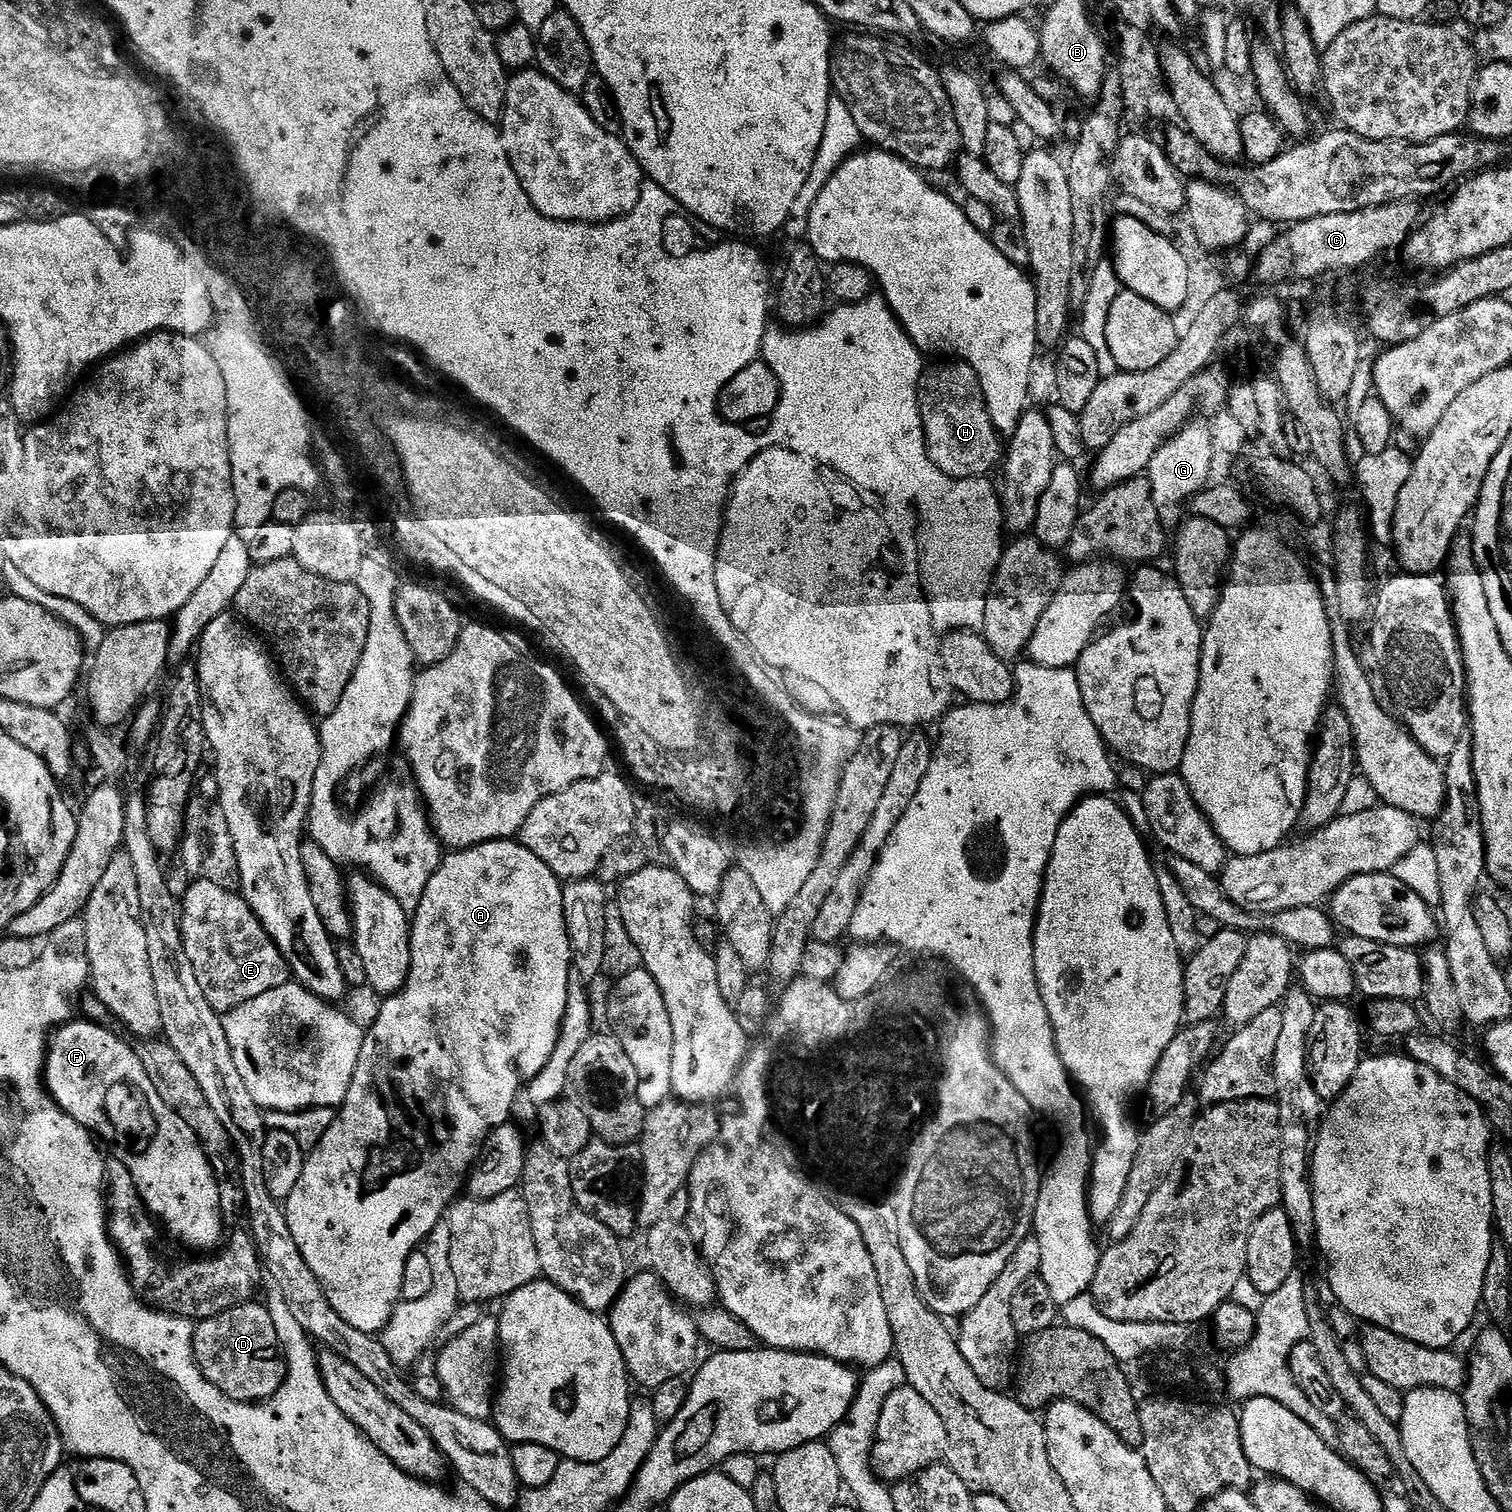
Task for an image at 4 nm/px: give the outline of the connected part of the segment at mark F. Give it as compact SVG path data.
M80 1018L61 1024L52 1033L44 1062L46 1091L63 1112L70 1114L70 1118L91 1130L101 1141L104 1139L112 1144L111 1151L124 1163L126 1170L130 1170L142 1202L171 1239L173 1236L186 1247L197 1248L200 1251L197 1253L211 1253L221 1247L226 1236L224 1212L220 1209L220 1184L212 1169L215 1168L213 1161L204 1153L194 1130L190 1130L174 1109L166 1106L160 1095L152 1091L150 1074L146 1074L142 1062L136 1057L135 1047L104 1027L108 1026Z

